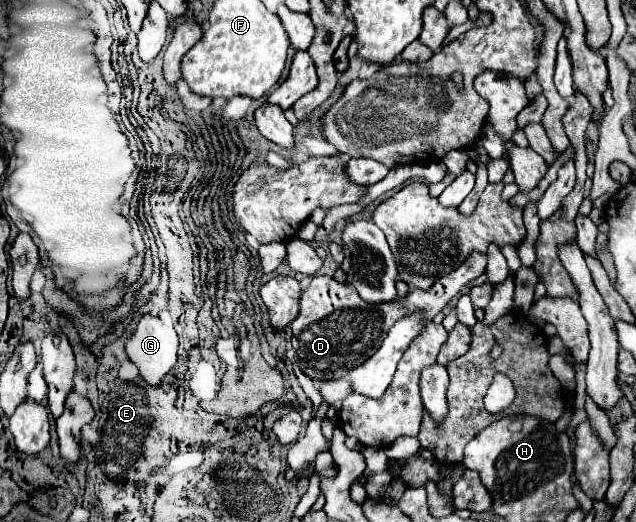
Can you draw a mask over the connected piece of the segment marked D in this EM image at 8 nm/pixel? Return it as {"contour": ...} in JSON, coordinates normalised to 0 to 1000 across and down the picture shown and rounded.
{"contour":[[[742,487],[711,525],[695,529],[673,556],[645,552],[638,571],[604,582],[579,582],[566,575],[563,559],[550,544],[535,544],[522,529],[494,529],[472,571],[472,602],[459,617],[459,644],[465,655],[465,693],[472,709],[491,728],[528,728],[541,724],[553,705],[579,690],[601,659],[610,632],[623,613],[645,598],[667,598],[664,613],[679,613],[695,590],[742,536],[764,517],[764,487]]]}

